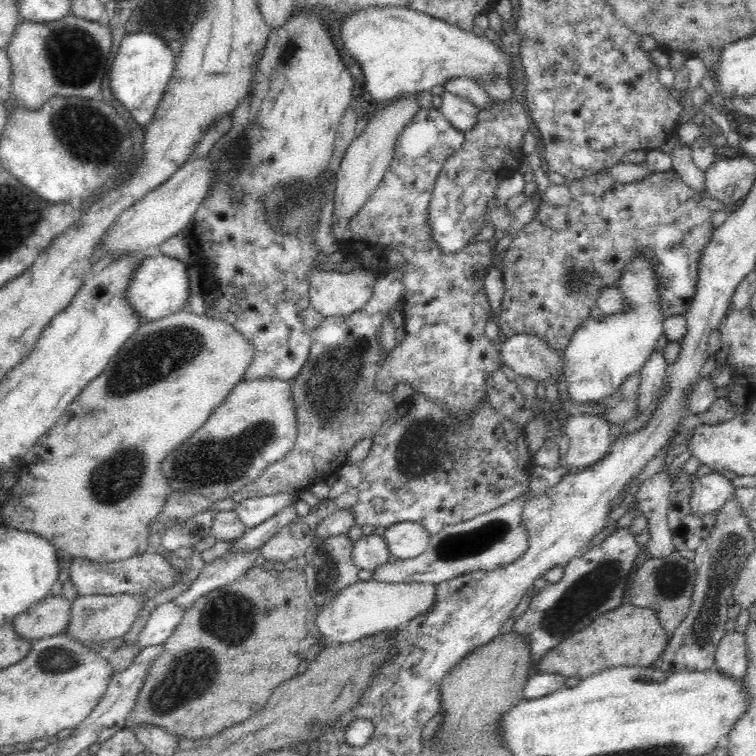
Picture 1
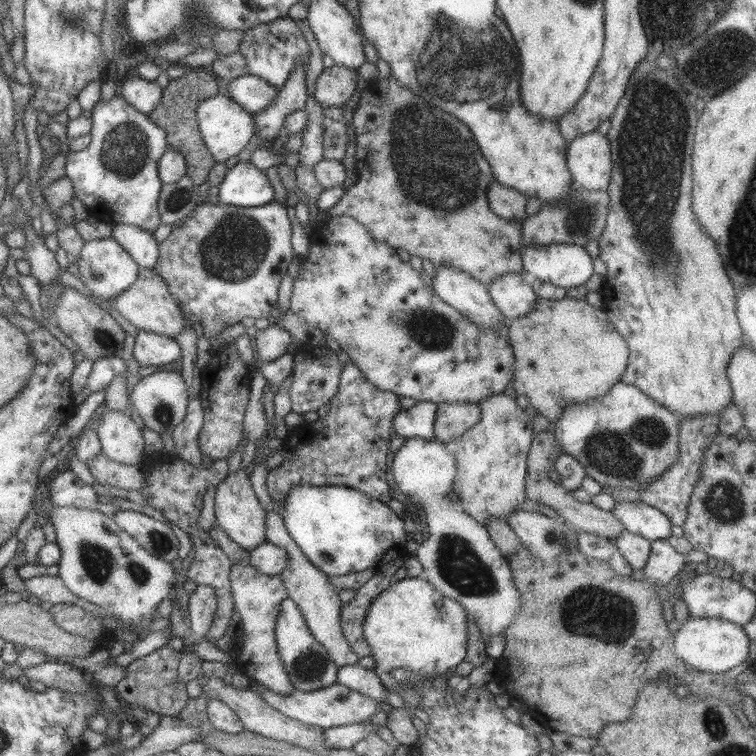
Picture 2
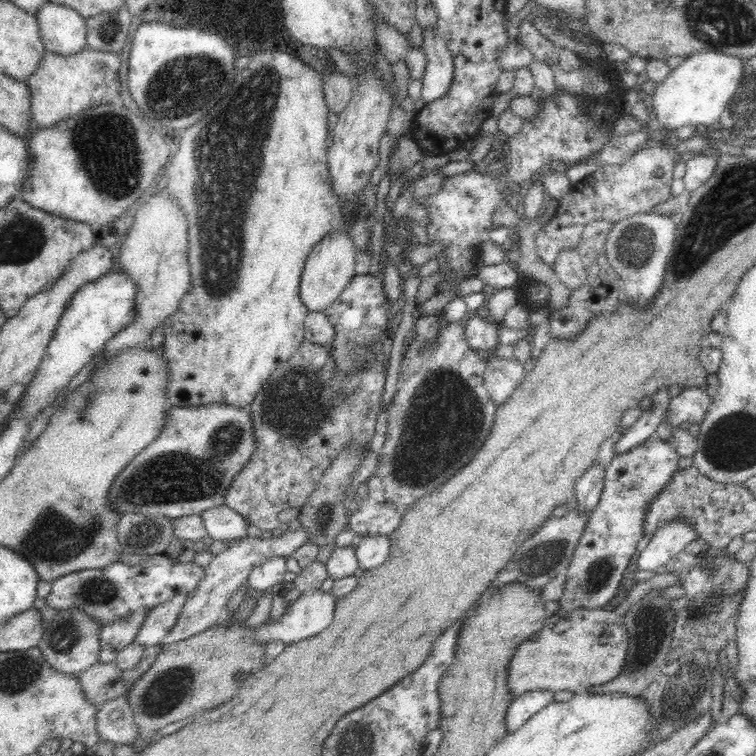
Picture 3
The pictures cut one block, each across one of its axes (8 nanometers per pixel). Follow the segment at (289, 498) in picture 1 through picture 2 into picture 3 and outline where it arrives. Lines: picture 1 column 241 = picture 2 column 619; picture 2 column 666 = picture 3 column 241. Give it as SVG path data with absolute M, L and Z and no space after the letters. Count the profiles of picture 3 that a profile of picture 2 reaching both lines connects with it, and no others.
M213 506L201 512L206 534L214 540L236 540L246 537L248 522L238 512L224 506Z

